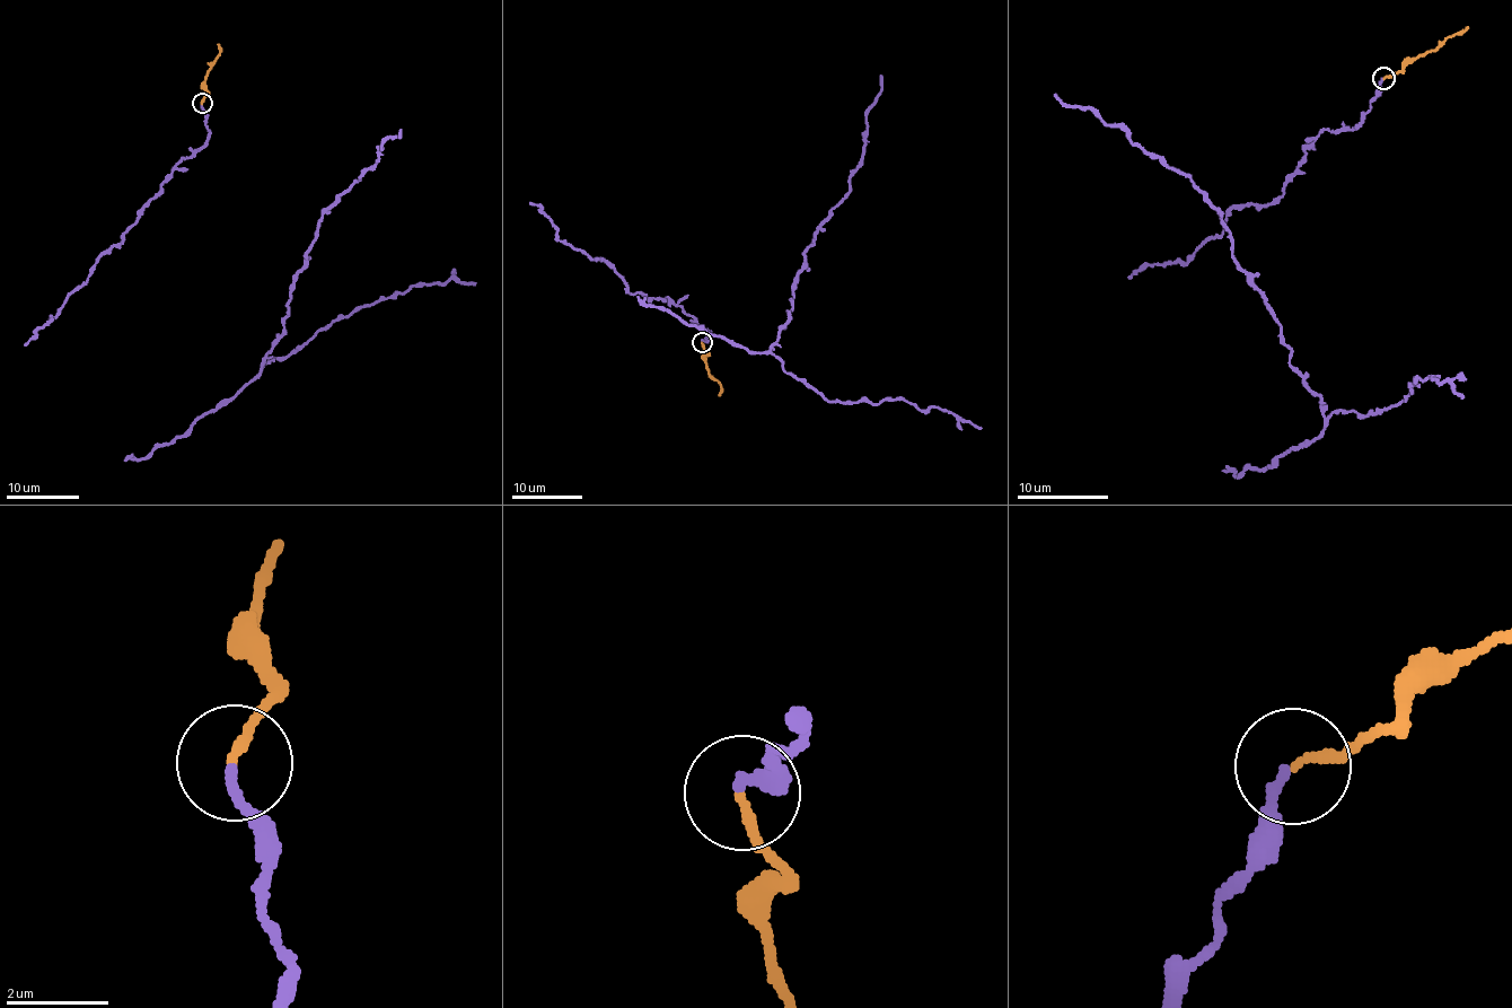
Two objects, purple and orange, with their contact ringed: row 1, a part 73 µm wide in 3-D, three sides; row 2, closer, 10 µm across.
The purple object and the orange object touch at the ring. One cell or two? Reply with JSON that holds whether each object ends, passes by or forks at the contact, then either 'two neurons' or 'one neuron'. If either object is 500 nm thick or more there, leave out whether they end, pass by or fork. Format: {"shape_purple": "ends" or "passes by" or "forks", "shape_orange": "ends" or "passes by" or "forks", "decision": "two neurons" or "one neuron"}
{"shape_purple": "ends", "shape_orange": "ends", "decision": "one neuron"}

